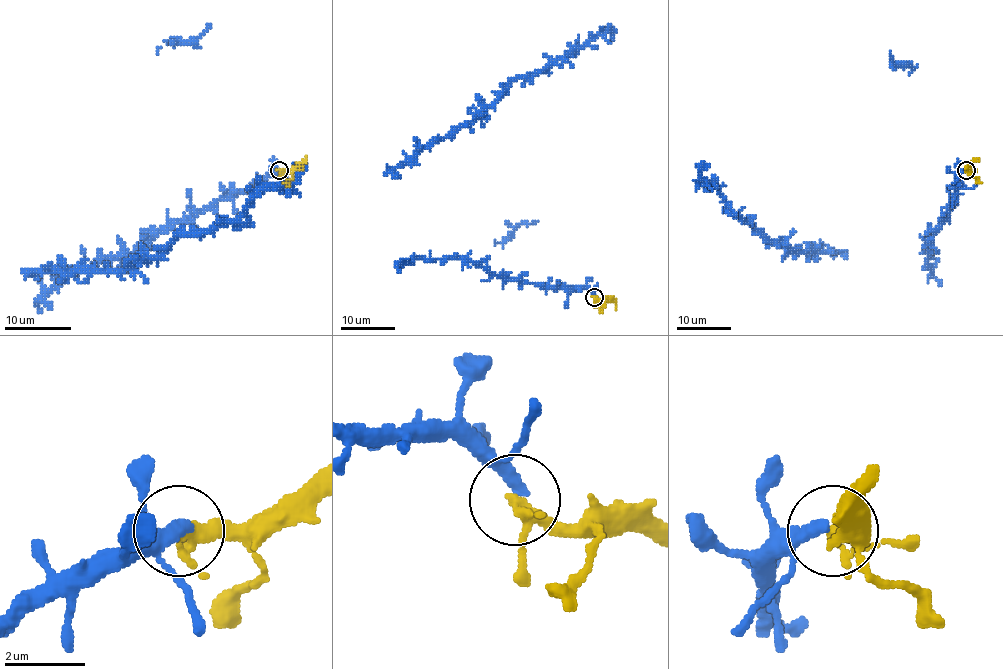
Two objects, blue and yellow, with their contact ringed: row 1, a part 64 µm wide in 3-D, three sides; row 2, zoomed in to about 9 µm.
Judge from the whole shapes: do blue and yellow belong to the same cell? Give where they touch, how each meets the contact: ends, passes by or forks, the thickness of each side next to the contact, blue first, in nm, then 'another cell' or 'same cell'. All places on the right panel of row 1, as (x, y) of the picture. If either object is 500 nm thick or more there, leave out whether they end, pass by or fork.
place (966, 170); blue ends; yellow forks; calibres 360 and 240 nm; same cell

